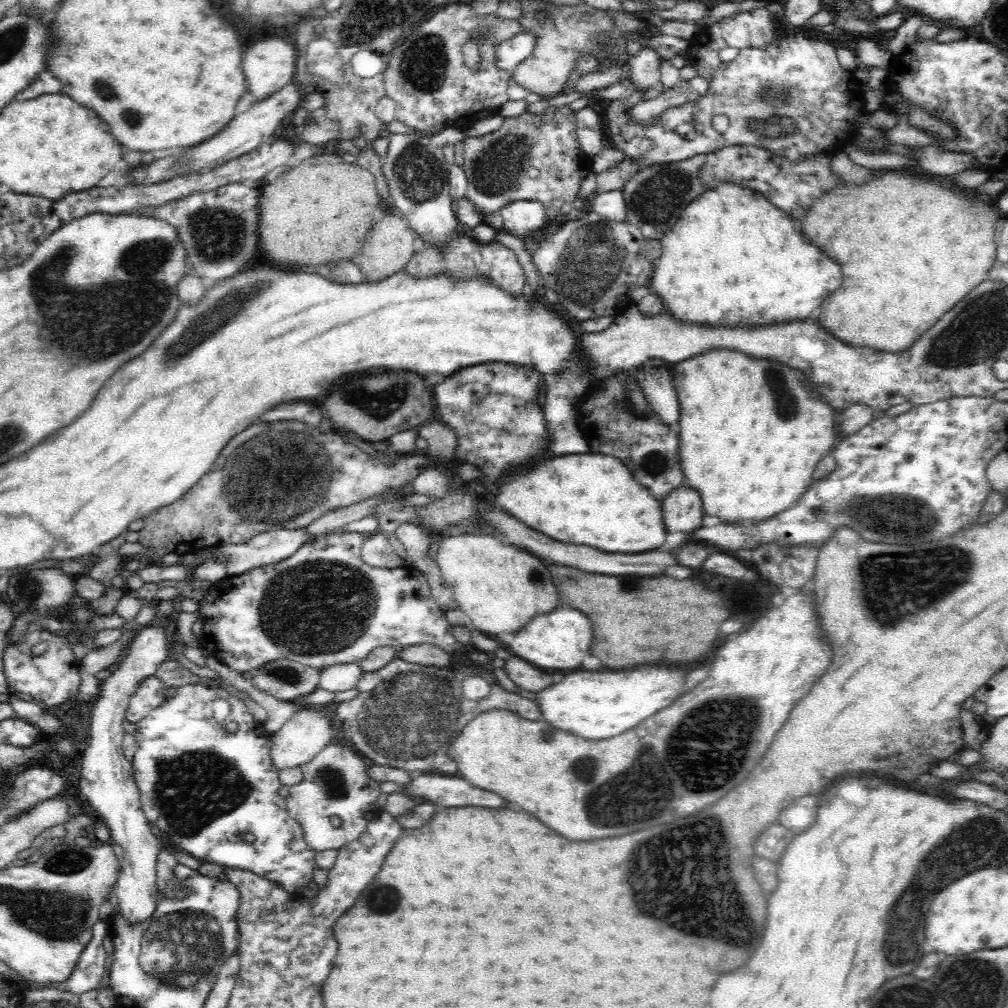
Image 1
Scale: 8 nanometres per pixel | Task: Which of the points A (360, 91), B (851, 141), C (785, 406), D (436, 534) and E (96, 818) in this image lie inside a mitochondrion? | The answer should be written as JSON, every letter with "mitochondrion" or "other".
{"A":"other","B":"other","C":"mitochondrion","D":"other","E":"other"}

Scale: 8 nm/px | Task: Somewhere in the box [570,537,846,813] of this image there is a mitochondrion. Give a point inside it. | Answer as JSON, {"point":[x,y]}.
{"point":[735,715]}

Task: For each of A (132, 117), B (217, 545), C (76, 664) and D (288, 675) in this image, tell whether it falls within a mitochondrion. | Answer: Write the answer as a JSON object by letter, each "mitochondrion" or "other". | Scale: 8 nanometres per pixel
{"A":"mitochondrion","B":"other","C":"other","D":"mitochondrion"}

